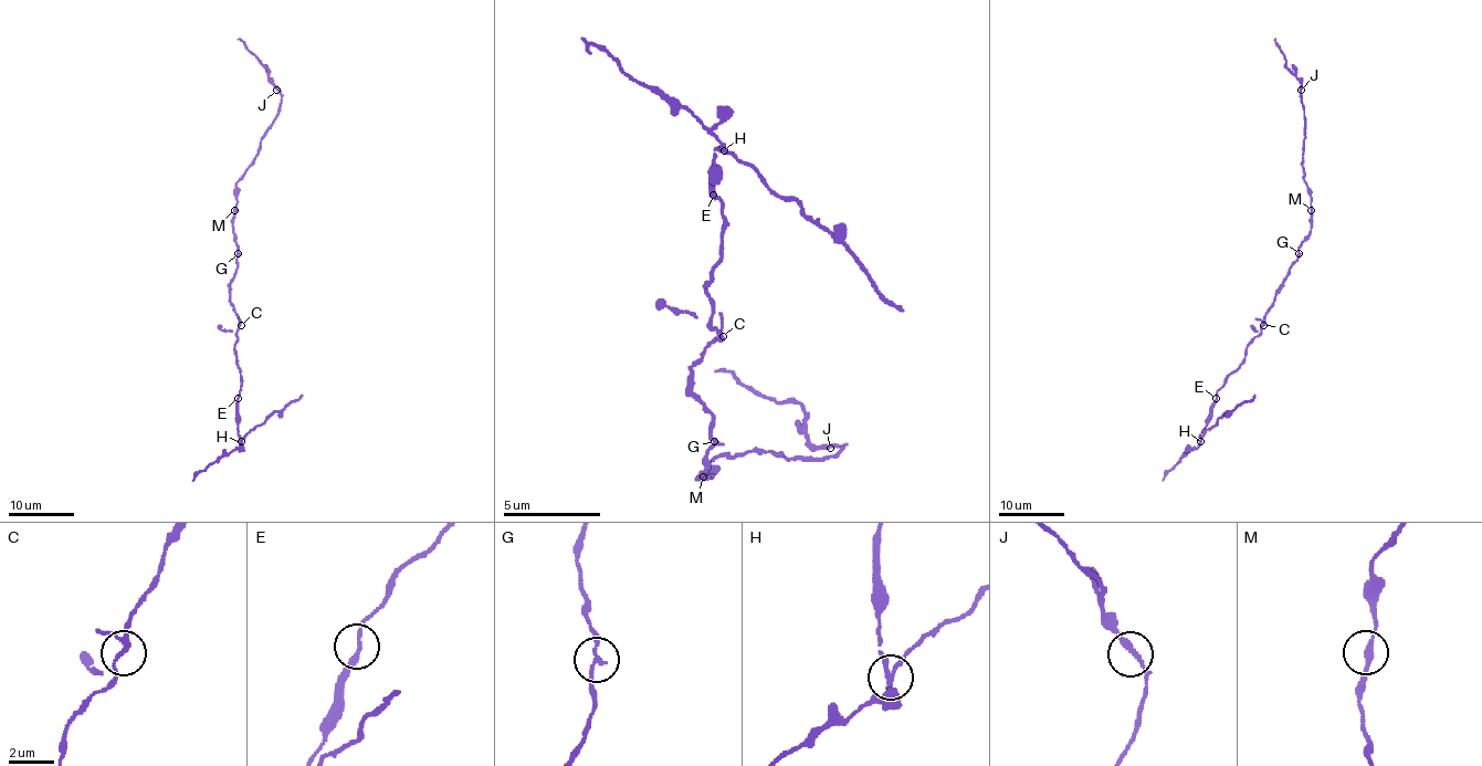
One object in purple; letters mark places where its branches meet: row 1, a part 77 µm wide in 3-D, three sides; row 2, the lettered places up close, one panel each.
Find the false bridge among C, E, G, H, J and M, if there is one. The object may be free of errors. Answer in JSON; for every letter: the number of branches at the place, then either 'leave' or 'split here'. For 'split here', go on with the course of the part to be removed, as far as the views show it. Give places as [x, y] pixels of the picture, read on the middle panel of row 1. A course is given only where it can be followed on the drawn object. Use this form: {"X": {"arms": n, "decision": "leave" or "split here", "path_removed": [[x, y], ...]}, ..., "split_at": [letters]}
{"C": {"arms": 3, "decision": "leave"}, "E": {"arms": 2, "decision": "leave"}, "G": {"arms": 2, "decision": "leave"}, "H": {"arms": 3, "decision": "split here", "path_removed": [[723, 151], [743, 160], [820, 224], [903, 312]]}, "J": {"arms": 2, "decision": "leave"}, "M": {"arms": 2, "decision": "leave"}, "split_at": ["H"]}

